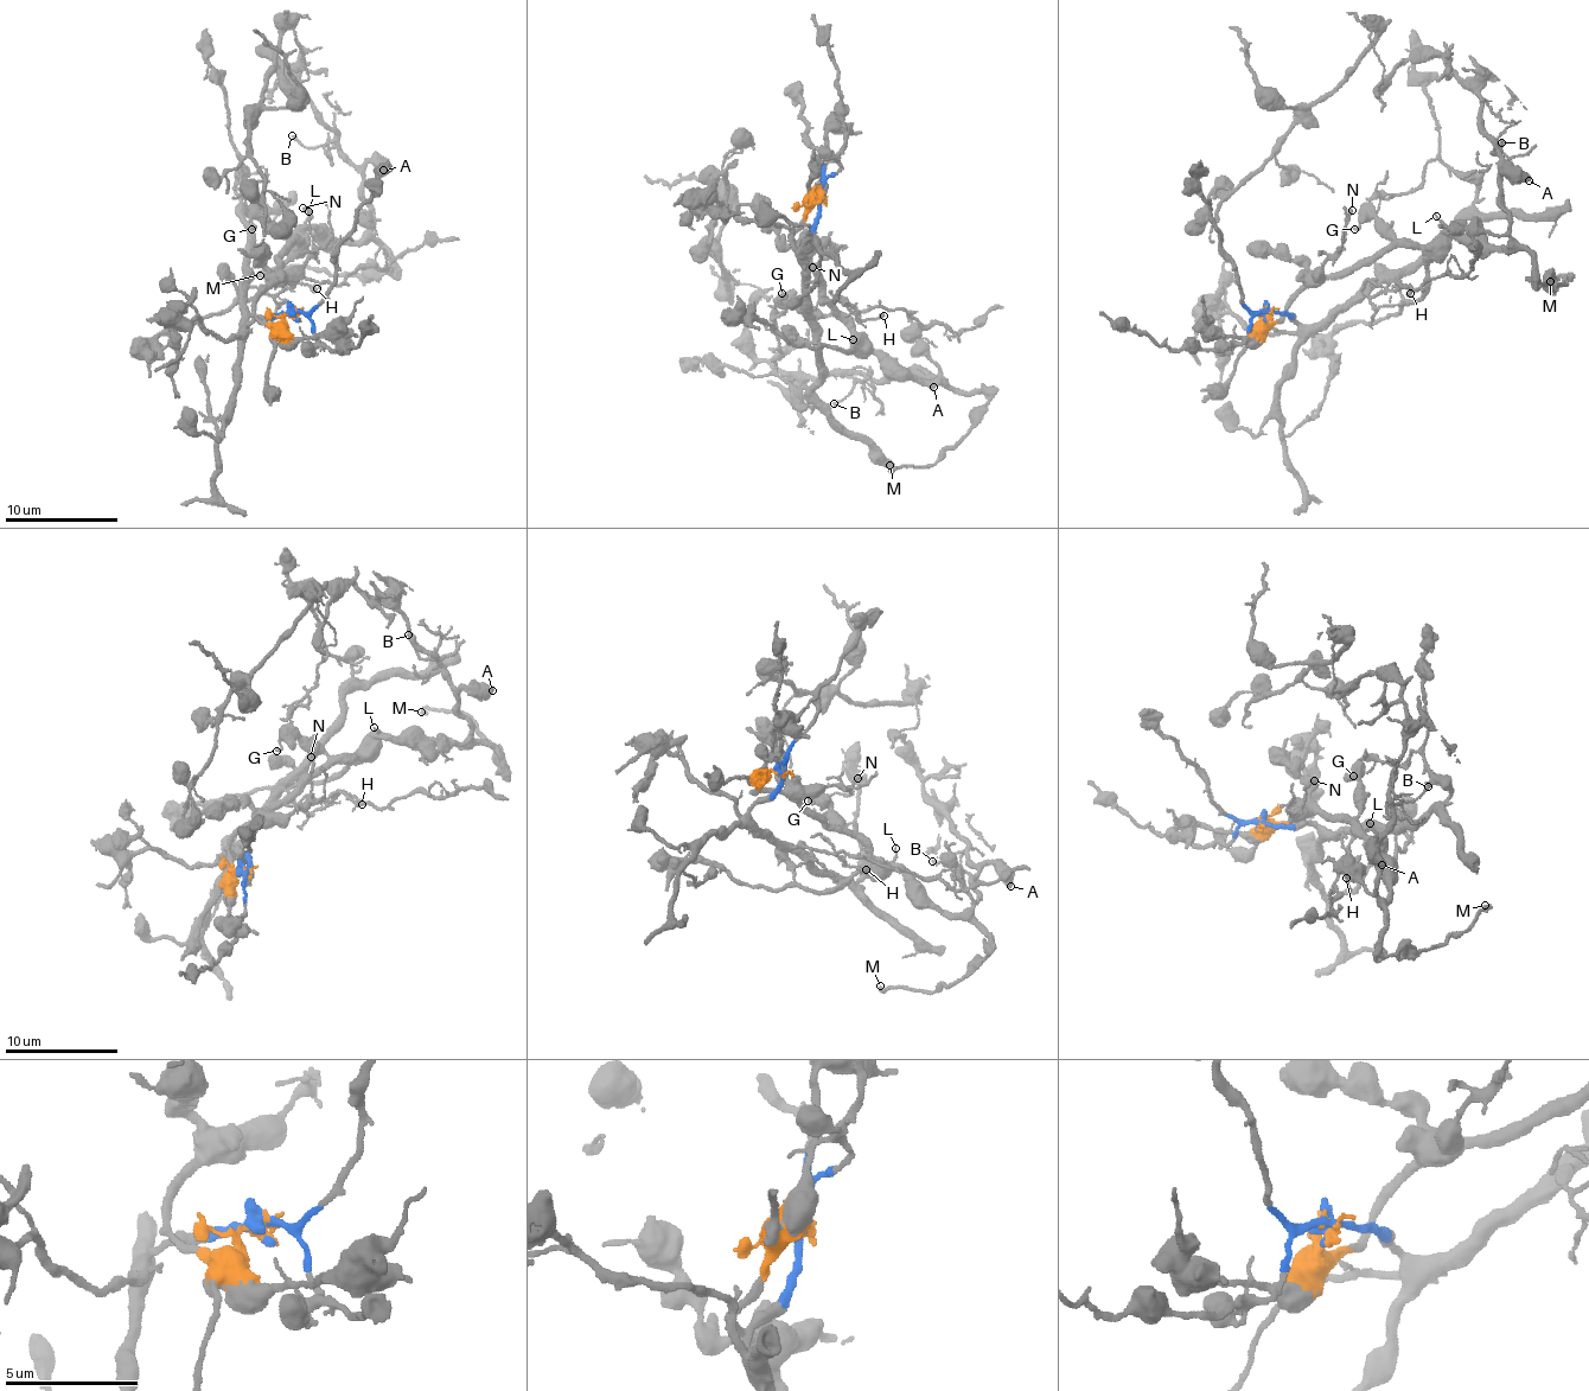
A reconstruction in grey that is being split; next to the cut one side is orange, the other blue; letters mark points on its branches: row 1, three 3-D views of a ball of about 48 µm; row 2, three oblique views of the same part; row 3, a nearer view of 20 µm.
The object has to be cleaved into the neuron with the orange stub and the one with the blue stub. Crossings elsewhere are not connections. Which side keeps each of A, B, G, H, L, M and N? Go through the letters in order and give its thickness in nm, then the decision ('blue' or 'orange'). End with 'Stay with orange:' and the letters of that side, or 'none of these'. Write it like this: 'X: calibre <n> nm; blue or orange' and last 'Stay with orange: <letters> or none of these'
A: calibre 550 nm; orange
B: calibre 140 nm; orange
G: calibre 160 nm; orange
H: calibre 200 nm; blue
L: calibre 110 nm; orange
M: calibre 160 nm; orange
N: calibre 180 nm; orange
Stay with orange: A, B, G, L, M, N

